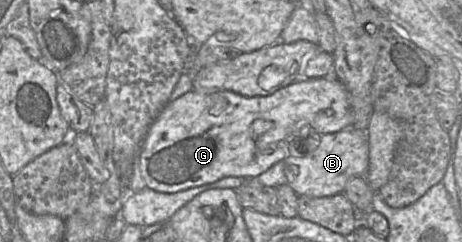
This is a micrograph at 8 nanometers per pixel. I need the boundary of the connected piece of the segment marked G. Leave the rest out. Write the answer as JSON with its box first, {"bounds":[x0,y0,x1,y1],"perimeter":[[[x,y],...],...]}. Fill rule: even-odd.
{"bounds":[138,77,355,193],"perimeter":[[[335,77],[307,78],[297,80],[288,86],[278,89],[267,96],[242,96],[230,90],[206,89],[190,90],[179,98],[169,101],[153,121],[143,140],[138,154],[138,167],[145,182],[145,187],[159,193],[175,193],[182,190],[202,186],[229,176],[254,178],[268,170],[274,164],[283,161],[288,156],[294,156],[288,152],[286,138],[302,129],[313,128],[317,133],[329,134],[341,131],[345,128],[354,128],[355,117],[350,105],[350,96],[343,84]]]}

